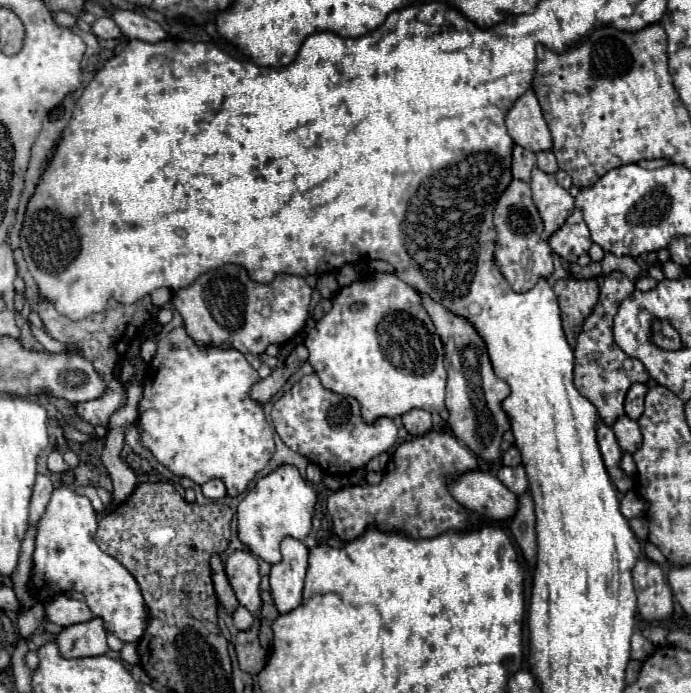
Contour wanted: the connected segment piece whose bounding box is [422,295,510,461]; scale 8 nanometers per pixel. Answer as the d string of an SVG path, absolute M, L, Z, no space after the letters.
M422 295L422 303L428 315L432 317L434 327L446 351L444 365L448 371L448 383L446 383L446 409L450 411L448 425L452 433L460 437L460 441L464 441L474 451L476 457L484 461L496 461L500 457L502 435L504 431L510 429L508 415L500 407L502 399L510 393L510 387L494 375L486 345L468 321L446 311L442 305L436 305L436 301L432 301L430 297Z

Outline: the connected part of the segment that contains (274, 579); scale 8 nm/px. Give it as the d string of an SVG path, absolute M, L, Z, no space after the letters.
M286 537L282 541L282 561L270 569L270 593L278 613L290 613L302 603L304 577L308 569L308 549L302 541Z

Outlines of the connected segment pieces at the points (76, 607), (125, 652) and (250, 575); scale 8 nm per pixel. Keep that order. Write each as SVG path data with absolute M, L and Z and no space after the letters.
M66 595L54 597L44 607L46 607L48 619L60 627L68 627L68 625L84 623L84 621L92 619L92 611L88 609L86 603L76 601L76 599L68 599Z
M126 643L120 651L120 658L128 664L134 665L139 663L136 643Z
M236 551L226 561L228 581L240 601L248 611L258 613L260 601L260 571L258 561L248 551Z

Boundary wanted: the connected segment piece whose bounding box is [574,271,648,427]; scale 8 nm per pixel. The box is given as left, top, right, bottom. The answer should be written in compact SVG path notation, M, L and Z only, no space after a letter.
M620 271L610 273L604 277L604 285L600 289L600 305L602 309L594 309L592 315L584 321L582 331L578 335L578 345L574 349L576 367L574 367L574 383L576 389L598 409L600 419L612 427L614 421L624 413L624 397L630 385L646 383L648 373L638 359L630 359L612 337L612 319L618 313L620 303L634 293L634 283L622 275Z

